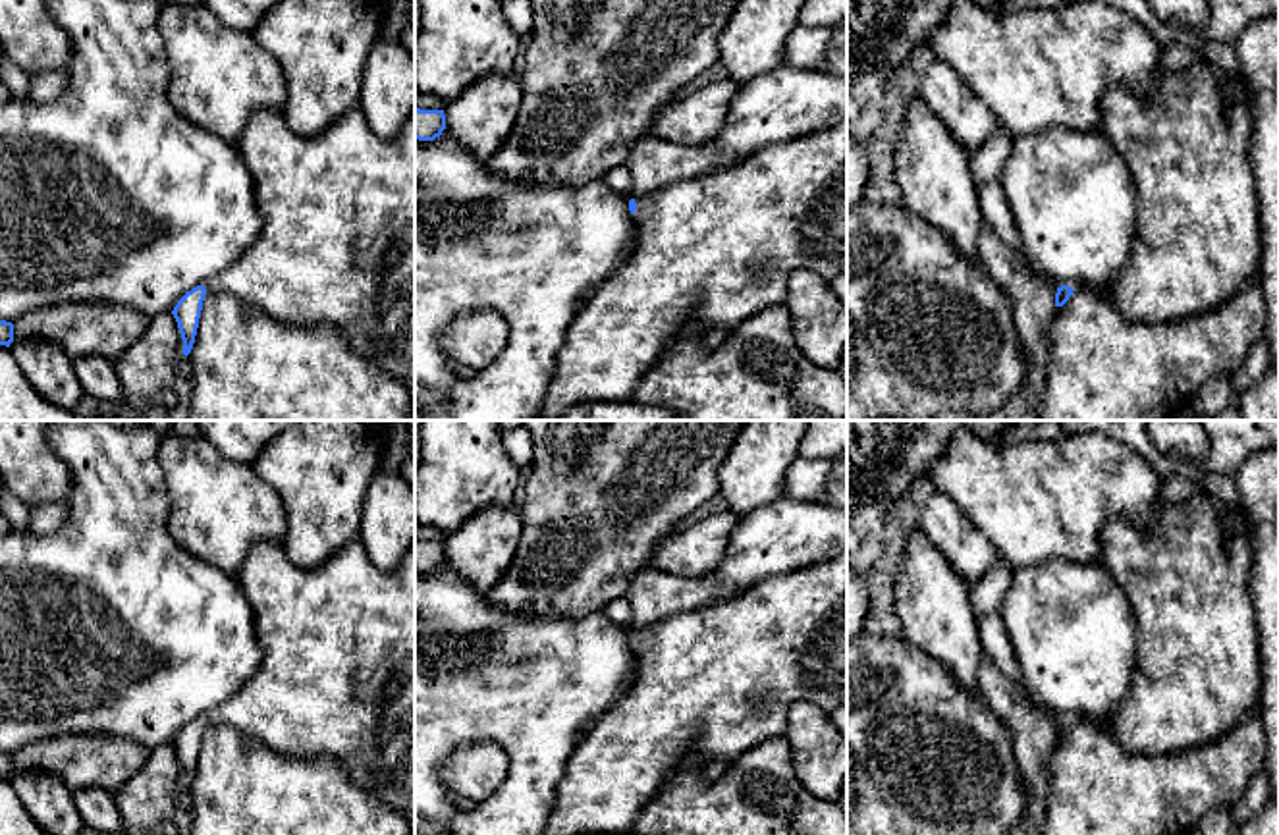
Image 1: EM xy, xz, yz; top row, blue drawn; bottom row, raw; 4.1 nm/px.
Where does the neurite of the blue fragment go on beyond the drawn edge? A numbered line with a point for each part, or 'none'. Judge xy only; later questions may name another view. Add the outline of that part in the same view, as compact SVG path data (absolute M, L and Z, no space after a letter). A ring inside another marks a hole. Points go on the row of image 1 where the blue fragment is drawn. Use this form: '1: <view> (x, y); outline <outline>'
1: xy (336, 247); outline M355 106L326 131L314 137L301 137L286 123L280 112L260 108L249 116L235 148L251 174L257 208L262 216L262 229L245 255L203 283L204 289L226 291L264 310L272 318L293 326L328 324L347 337L349 347L357 355L374 363L409 390L415 390L415 118L407 120L394 139L384 141L370 129L361 106Z

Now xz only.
1: xz (712, 251); outline M847 116L835 127L772 145L731 168L671 183L656 193L637 197L635 202L637 247L627 262L610 280L600 283L575 314L565 343L556 355L556 366L538 413L540 420L559 420L561 415L577 403L631 401L640 378L656 364L687 324L696 324L702 334L712 330L731 332L756 312L785 305L787 280L797 270L812 272L826 282L847 272Z

